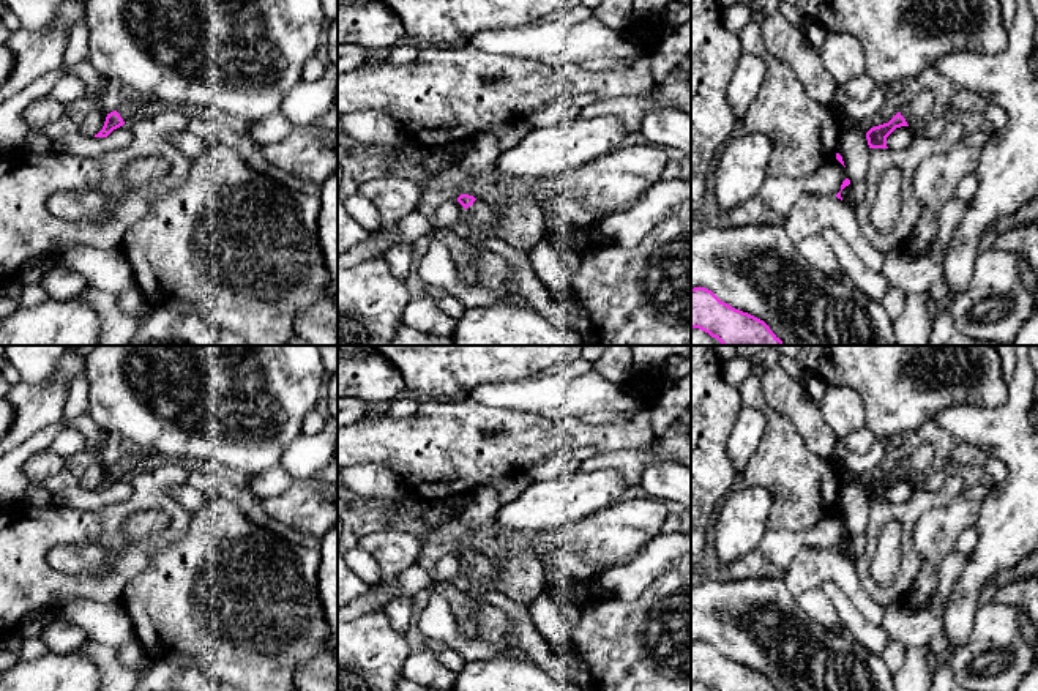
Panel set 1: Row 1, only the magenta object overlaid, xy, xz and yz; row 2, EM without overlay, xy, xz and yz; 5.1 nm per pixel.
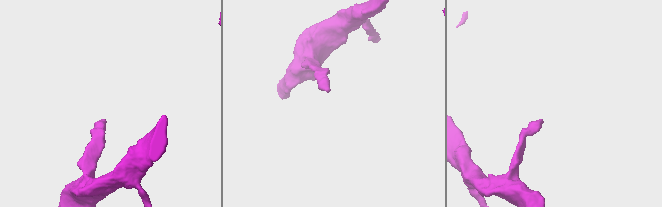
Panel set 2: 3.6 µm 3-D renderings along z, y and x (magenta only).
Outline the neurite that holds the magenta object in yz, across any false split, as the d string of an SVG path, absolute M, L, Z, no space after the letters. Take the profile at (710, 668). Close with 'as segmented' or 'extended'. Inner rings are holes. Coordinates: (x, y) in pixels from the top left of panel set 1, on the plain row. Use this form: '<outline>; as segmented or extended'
M705 641L691 642L691 682L711 691L776 691L764 674L732 661Z; as segmented

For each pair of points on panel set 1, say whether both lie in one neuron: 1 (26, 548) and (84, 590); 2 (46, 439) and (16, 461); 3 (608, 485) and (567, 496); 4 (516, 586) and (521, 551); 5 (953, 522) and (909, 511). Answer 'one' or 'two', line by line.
1: one
2: one
3: one
4: one
5: two

